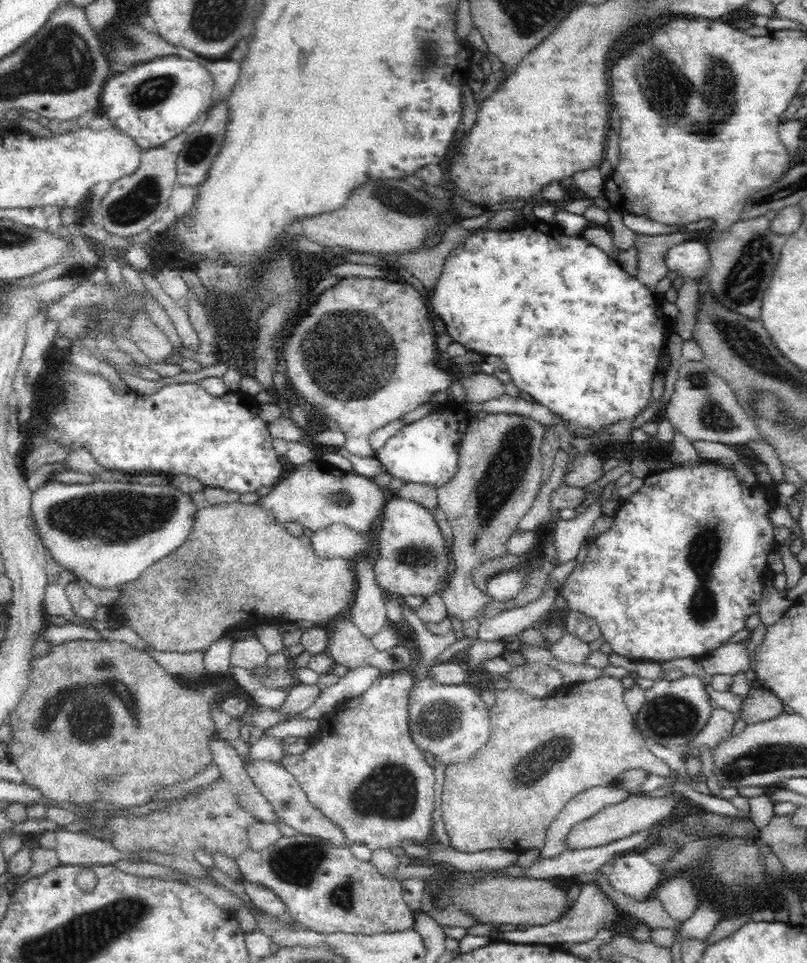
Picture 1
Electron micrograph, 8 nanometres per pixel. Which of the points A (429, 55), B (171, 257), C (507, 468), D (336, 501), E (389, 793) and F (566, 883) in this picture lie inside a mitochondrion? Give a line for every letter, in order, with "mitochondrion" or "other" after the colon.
A: mitochondrion
B: other
C: mitochondrion
D: mitochondrion
E: mitochondrion
F: other

